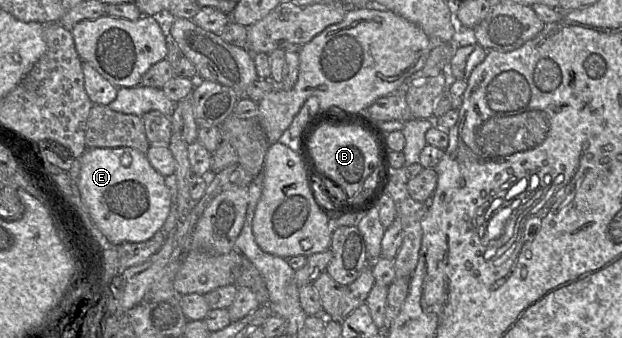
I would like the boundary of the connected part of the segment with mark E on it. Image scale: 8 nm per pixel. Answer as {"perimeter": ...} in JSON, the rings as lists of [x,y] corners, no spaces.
{"perimeter":[[[131,147],[87,148],[79,158],[79,191],[93,224],[113,245],[124,242],[141,243],[161,230],[171,209],[171,195],[165,177],[156,171],[145,154]]]}

